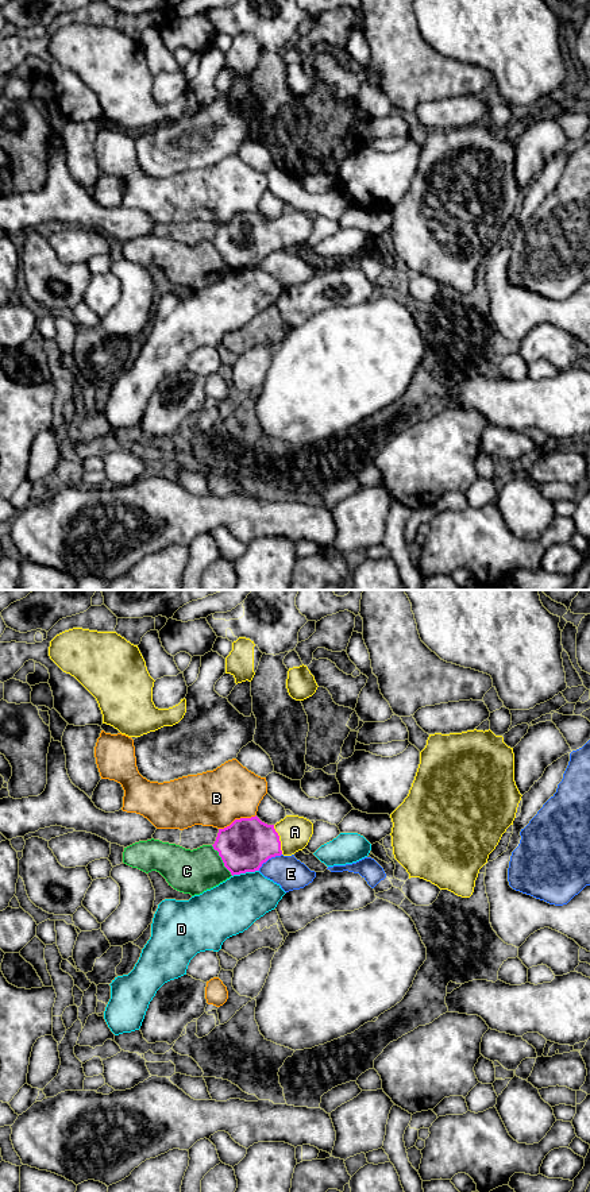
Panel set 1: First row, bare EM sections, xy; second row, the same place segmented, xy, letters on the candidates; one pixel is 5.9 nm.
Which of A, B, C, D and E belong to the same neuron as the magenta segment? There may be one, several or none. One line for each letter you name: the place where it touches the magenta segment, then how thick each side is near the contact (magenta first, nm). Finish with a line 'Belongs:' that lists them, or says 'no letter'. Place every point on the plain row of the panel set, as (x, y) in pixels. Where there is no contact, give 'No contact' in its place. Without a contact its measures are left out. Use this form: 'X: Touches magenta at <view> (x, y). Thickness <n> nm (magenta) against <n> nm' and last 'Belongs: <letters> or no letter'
A: Touches magenta at xy (278, 235). Thickness 300 nm (magenta) against 200 nm
Belongs: A

